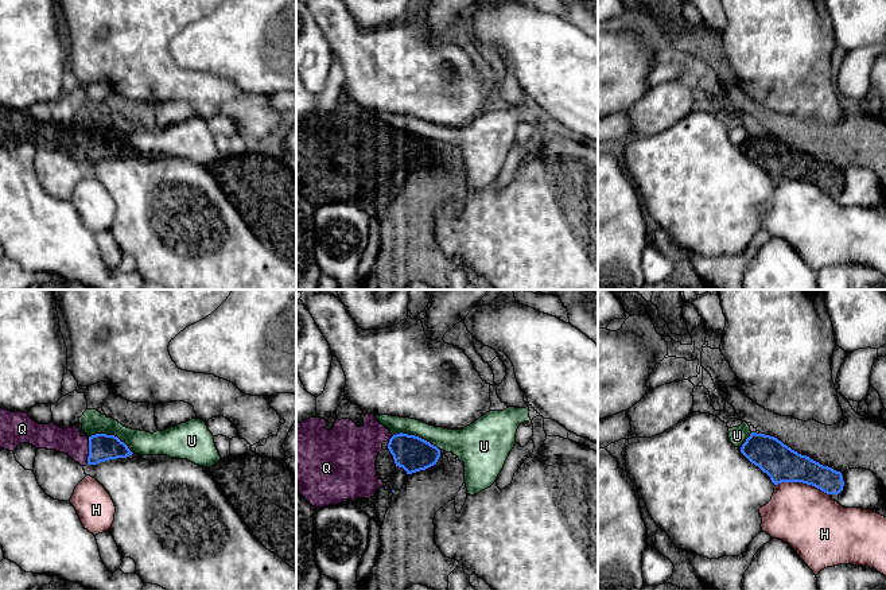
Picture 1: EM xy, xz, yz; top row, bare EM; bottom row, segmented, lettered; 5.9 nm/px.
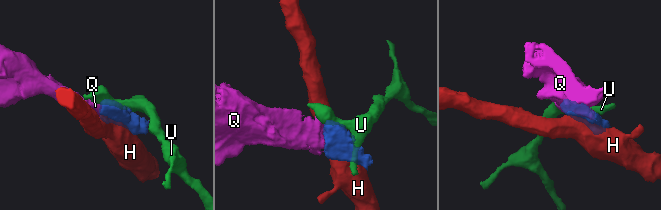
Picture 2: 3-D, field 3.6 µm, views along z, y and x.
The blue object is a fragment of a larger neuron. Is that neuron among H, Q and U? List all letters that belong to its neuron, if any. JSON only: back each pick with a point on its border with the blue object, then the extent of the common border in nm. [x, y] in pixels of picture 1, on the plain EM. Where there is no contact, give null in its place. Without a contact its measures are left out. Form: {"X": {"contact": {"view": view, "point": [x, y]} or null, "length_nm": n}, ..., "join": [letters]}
{"Q": {"contact": {"view": "xy", "point": [89, 150]}, "length_nm": 150}, "join": ["Q"]}

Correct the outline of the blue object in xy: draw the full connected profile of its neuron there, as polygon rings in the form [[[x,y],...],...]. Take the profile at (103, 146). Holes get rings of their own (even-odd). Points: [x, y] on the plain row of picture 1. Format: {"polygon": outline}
{"polygon": [[[96,132],[89,135],[88,163],[97,163],[109,158],[127,156],[133,151],[114,133]]]}

